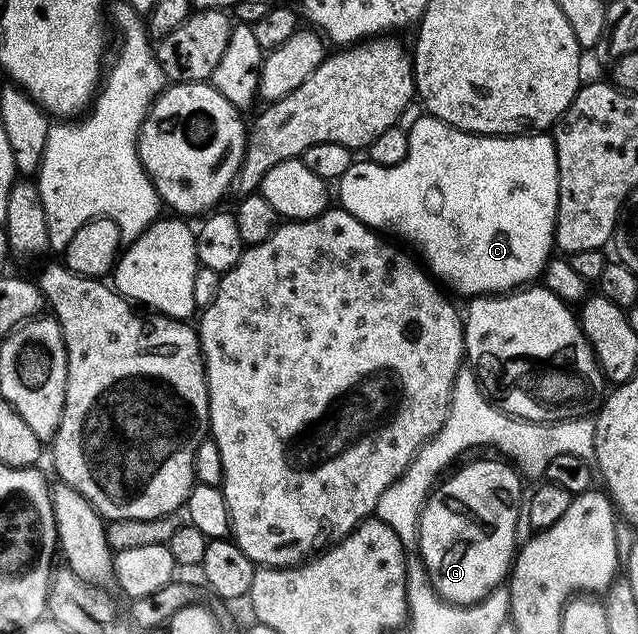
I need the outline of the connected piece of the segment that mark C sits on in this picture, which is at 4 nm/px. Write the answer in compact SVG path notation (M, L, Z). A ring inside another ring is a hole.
M425 117L416 119L411 126L408 126L410 135L408 156L400 164L381 166L369 160L351 161L348 172L344 172L344 176L337 179L336 182L336 198L337 201L338 198L342 201L339 202L341 209L347 210L349 214L356 216L356 220L372 227L373 230L385 232L387 235L399 234L404 241L411 242L418 249L419 255L417 254L417 257L424 263L425 269L447 291L455 290L458 294L466 294L465 296L489 296L517 290L533 283L541 275L542 269L550 261L552 251L555 249L554 226L558 223L558 175L555 173L556 148L553 137L546 132L519 134L517 136L467 134L465 130L457 130L455 126L450 126L436 117Z

